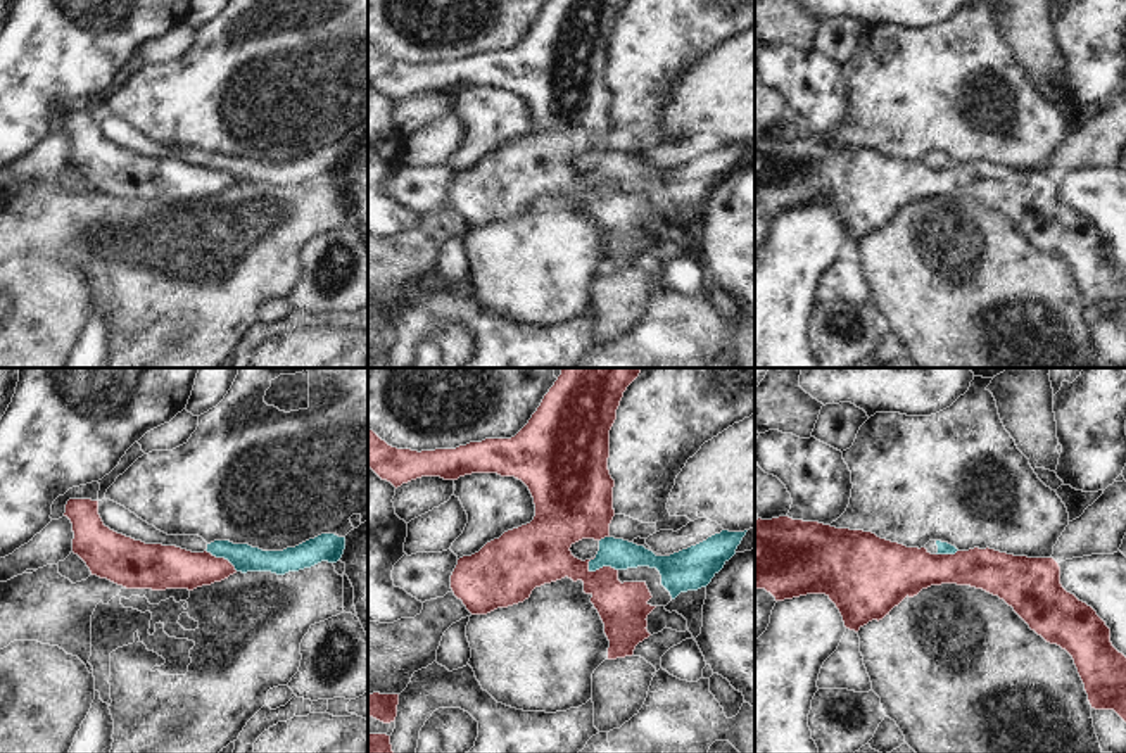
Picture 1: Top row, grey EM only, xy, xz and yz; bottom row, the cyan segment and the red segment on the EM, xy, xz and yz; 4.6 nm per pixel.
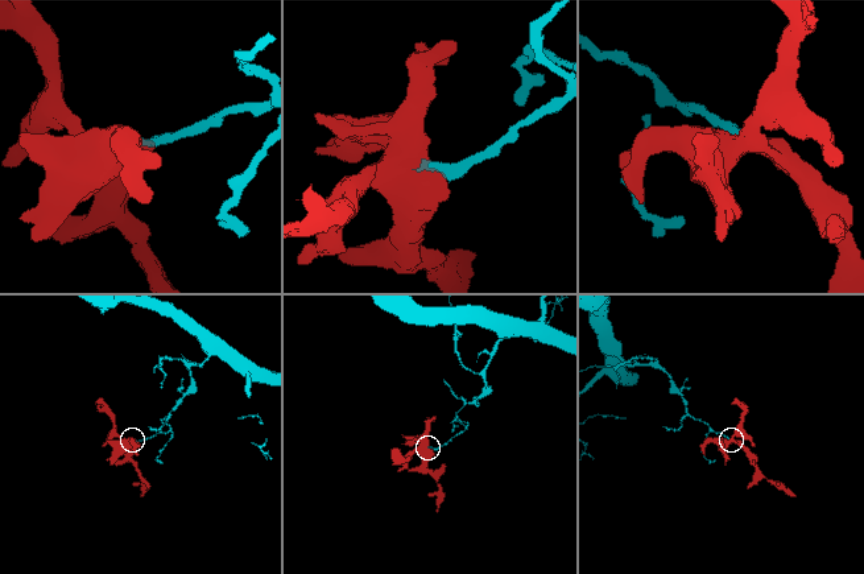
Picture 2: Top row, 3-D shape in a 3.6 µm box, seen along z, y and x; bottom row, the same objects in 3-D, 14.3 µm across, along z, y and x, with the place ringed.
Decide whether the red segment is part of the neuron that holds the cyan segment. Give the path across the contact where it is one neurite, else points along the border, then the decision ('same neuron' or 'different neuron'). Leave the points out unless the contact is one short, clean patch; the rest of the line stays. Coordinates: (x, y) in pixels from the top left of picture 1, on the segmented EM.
border xz (588, 562), (591, 570), (603, 567), (617, 570); different neuron

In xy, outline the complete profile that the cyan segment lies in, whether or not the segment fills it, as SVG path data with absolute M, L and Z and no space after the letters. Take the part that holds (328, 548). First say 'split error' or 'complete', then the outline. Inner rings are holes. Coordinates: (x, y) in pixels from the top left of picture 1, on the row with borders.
split error | M111 499L98 501L98 515L104 525L117 534L145 544L176 546L192 553L207 551L216 558L228 560L235 570L242 573L271 572L285 575L288 572L311 568L321 561L337 563L345 549L345 537L335 534L321 534L283 551L263 551L249 544L233 544L230 541L207 544L199 535L168 535Z

